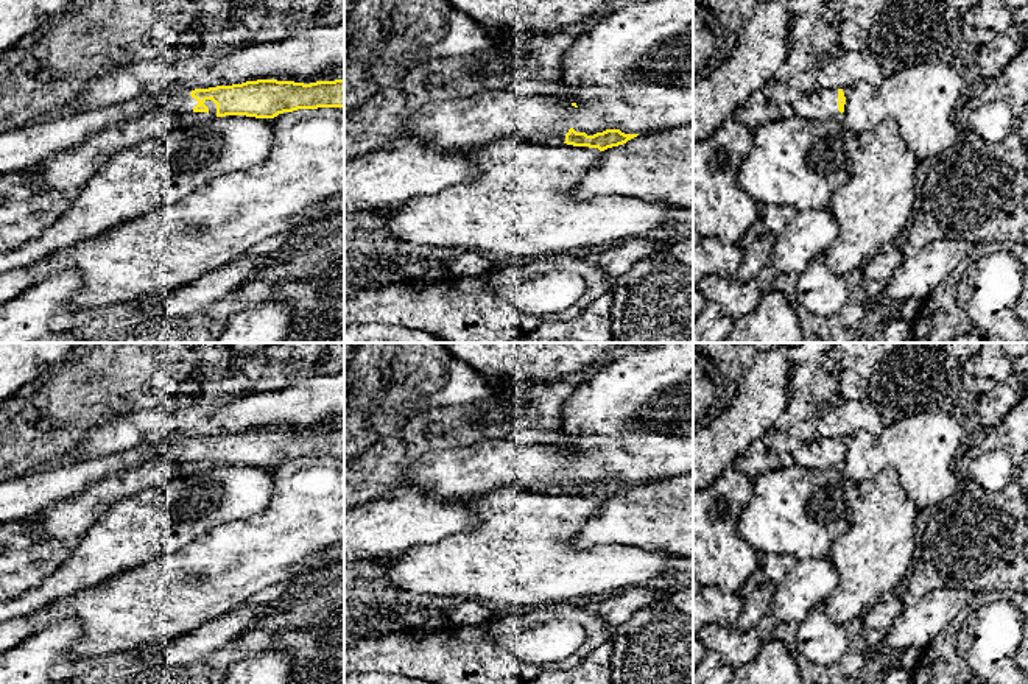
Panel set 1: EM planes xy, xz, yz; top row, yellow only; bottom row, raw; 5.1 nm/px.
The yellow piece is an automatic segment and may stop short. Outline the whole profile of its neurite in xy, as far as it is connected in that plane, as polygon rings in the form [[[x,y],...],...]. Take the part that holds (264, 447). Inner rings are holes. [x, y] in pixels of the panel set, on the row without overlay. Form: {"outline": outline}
{"outline": [[[257,428],[181,442],[157,441],[123,453],[55,463],[0,481],[0,524],[36,517],[107,475],[123,474],[157,458],[206,469],[226,464],[274,467],[283,461],[318,457],[344,457],[344,428],[310,433]]]}

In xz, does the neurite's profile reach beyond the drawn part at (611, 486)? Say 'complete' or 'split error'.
split error

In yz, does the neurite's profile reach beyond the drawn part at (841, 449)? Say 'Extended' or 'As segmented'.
Extended

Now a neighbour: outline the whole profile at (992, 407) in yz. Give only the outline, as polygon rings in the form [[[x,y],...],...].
[[[1009,377],[992,391],[981,394],[977,416],[978,428],[986,432],[997,428],[1022,397],[1022,383],[1016,377]]]

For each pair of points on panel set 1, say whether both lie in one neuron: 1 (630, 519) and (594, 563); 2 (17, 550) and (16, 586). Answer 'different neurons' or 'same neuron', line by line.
1: different neurons
2: different neurons

